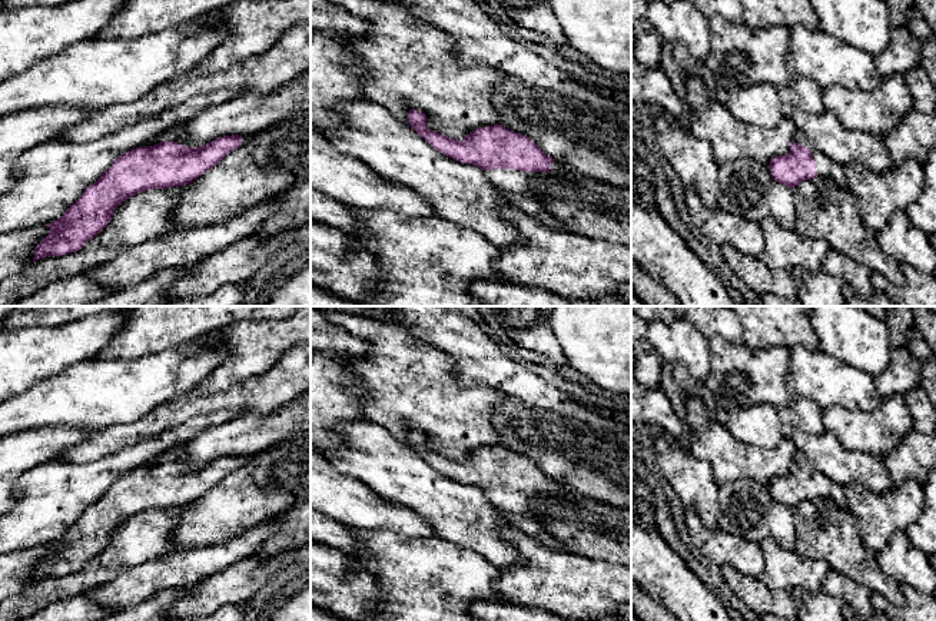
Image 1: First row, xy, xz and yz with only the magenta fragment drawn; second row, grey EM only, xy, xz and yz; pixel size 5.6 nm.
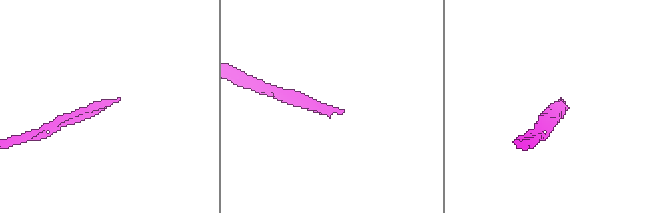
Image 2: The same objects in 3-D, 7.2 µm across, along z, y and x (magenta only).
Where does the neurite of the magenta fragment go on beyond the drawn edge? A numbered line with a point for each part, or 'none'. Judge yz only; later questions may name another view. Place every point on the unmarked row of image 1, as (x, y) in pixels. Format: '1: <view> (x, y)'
1: yz (826, 488)

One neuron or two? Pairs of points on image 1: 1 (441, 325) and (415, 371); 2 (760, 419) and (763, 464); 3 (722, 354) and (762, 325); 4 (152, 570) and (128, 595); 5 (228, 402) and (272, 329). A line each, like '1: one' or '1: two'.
1: two
2: two
3: two
4: one
5: two

